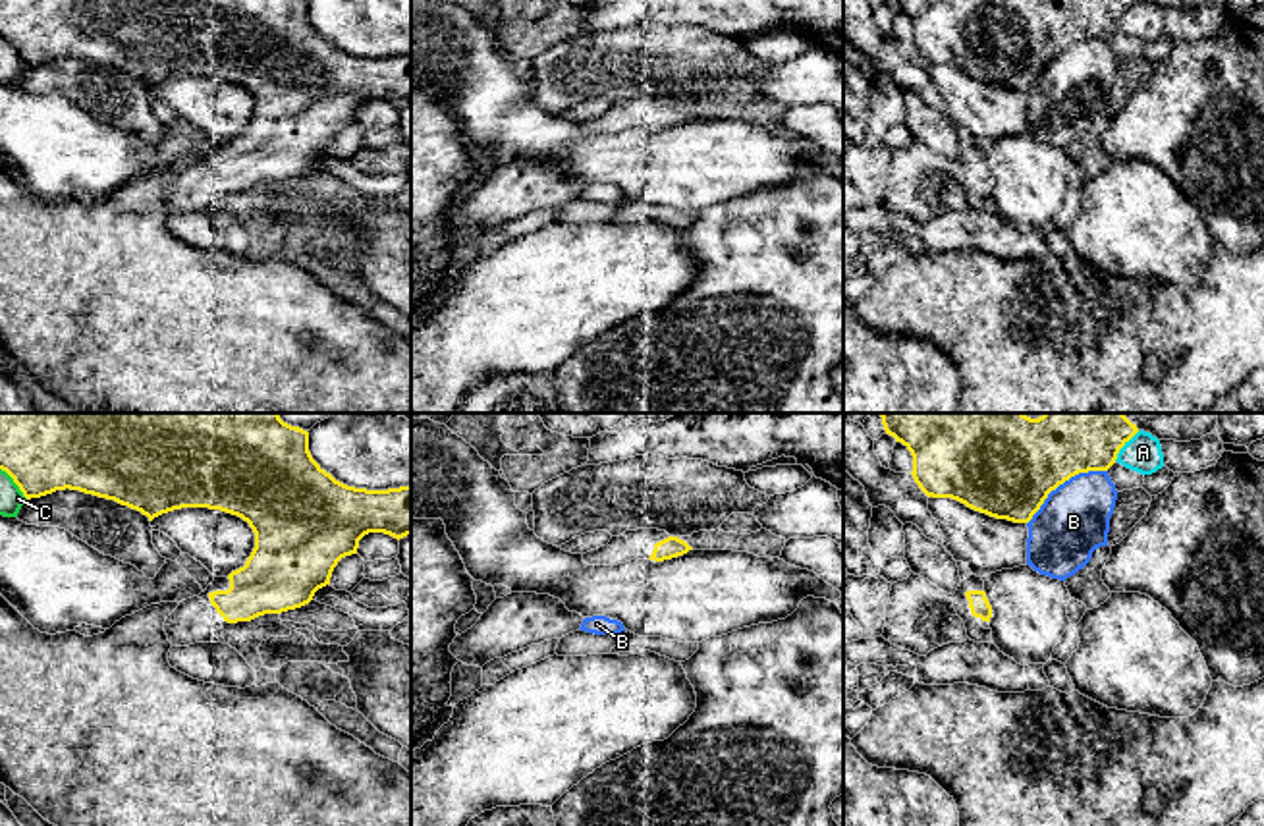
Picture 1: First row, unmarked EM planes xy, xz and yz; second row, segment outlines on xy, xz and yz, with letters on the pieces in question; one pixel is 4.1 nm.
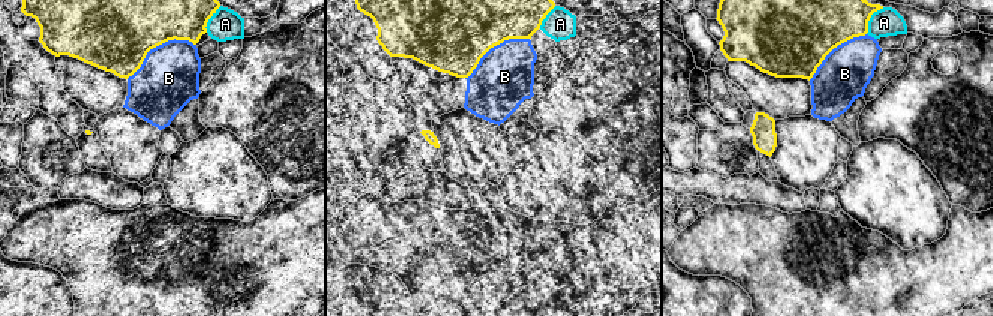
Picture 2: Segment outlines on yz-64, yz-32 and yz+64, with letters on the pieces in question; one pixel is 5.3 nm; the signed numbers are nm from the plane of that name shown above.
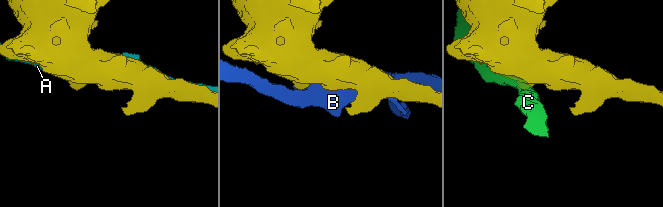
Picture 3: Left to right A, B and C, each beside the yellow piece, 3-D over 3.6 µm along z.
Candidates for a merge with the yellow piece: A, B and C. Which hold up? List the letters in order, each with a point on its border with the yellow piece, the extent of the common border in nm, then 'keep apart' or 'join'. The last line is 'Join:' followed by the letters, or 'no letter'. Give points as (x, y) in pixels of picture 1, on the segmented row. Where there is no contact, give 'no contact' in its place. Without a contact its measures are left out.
A: yz (1124, 444) | 170 nm | keep apart
B: yz (1062, 483) | 400 nm | keep apart
C: xy (14, 481) | 180 nm | keep apart
Join: no letter

